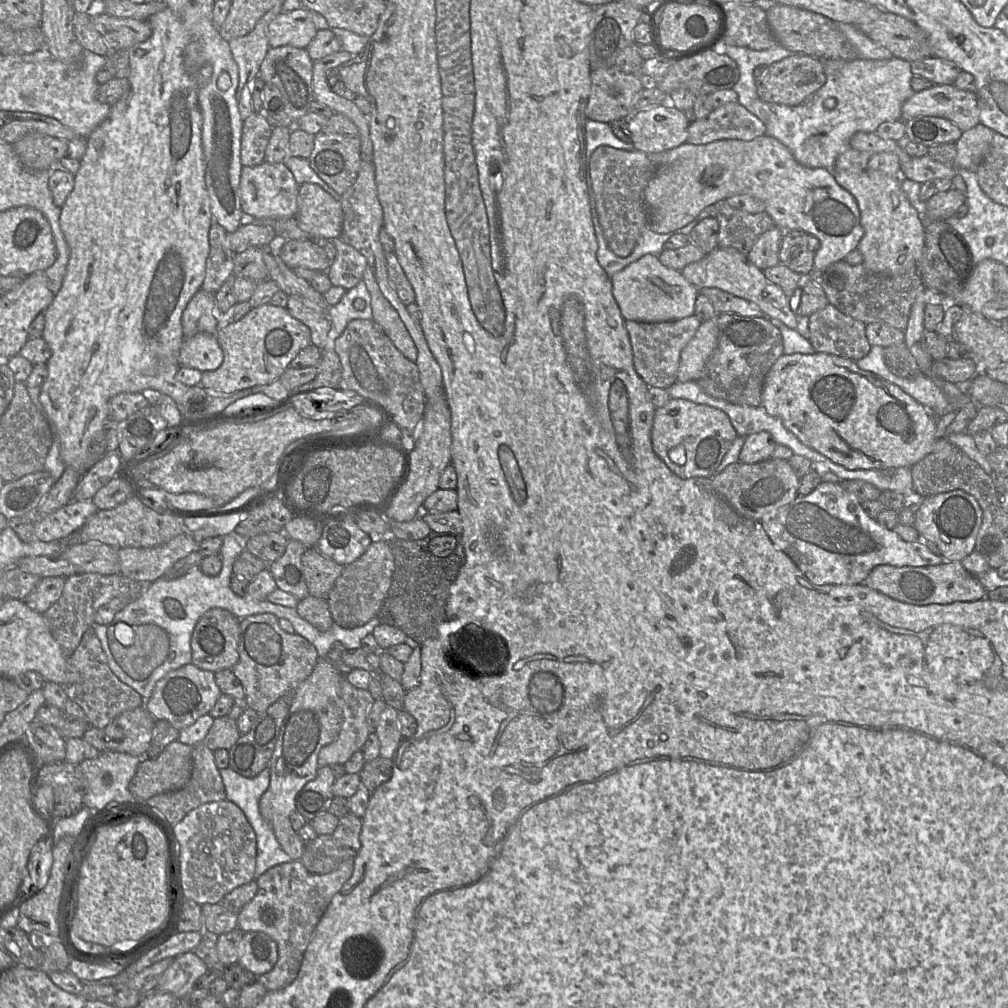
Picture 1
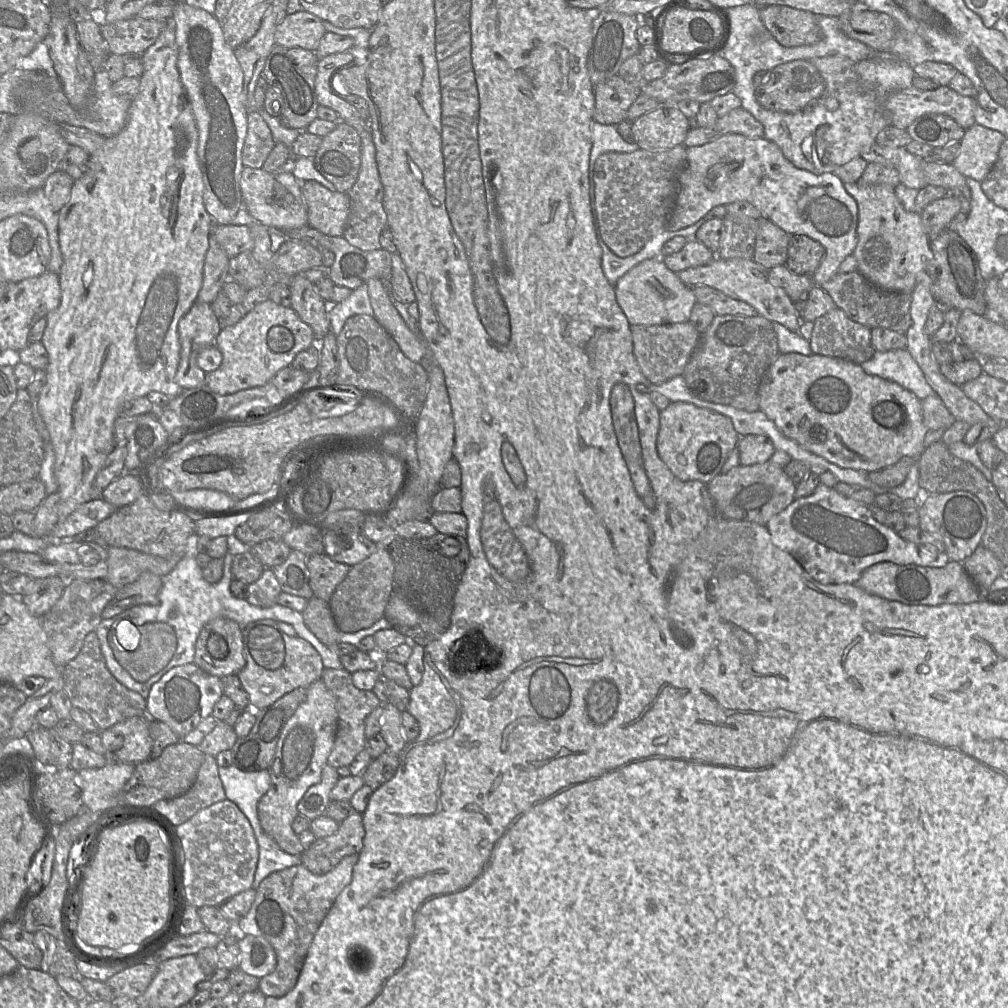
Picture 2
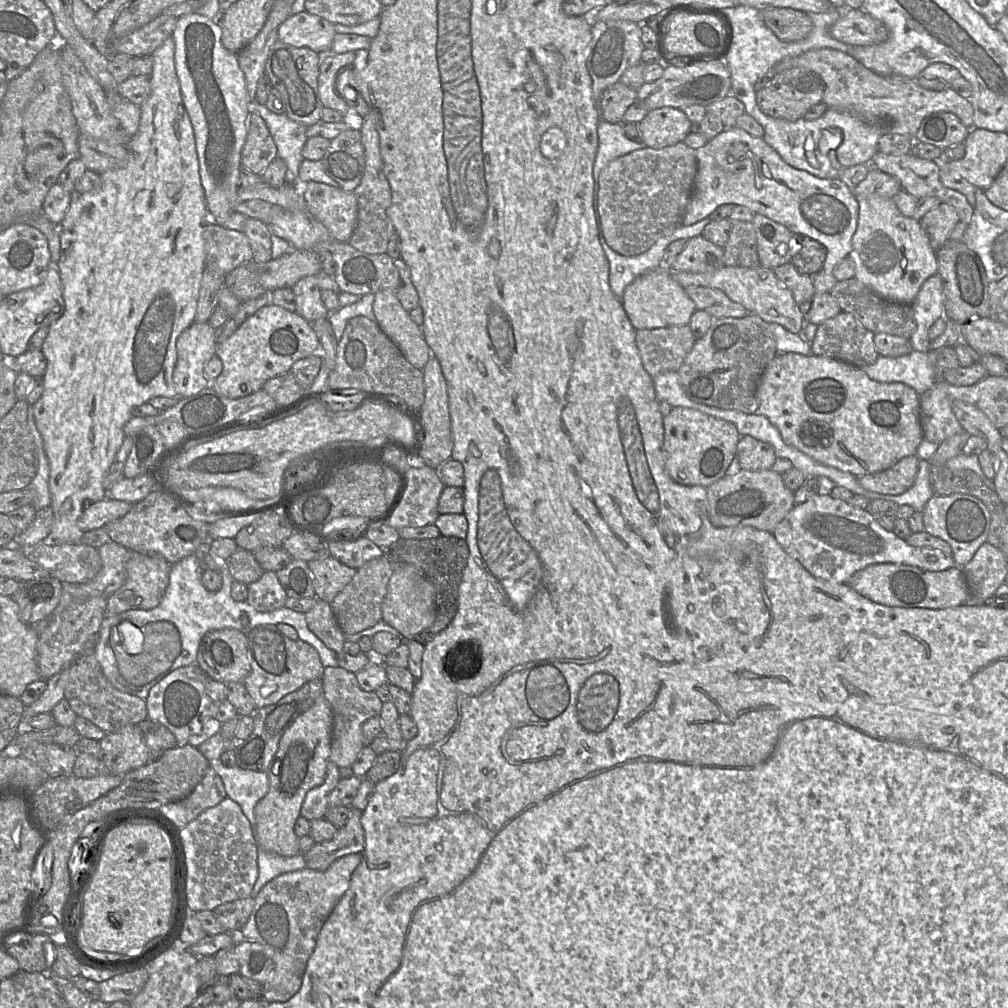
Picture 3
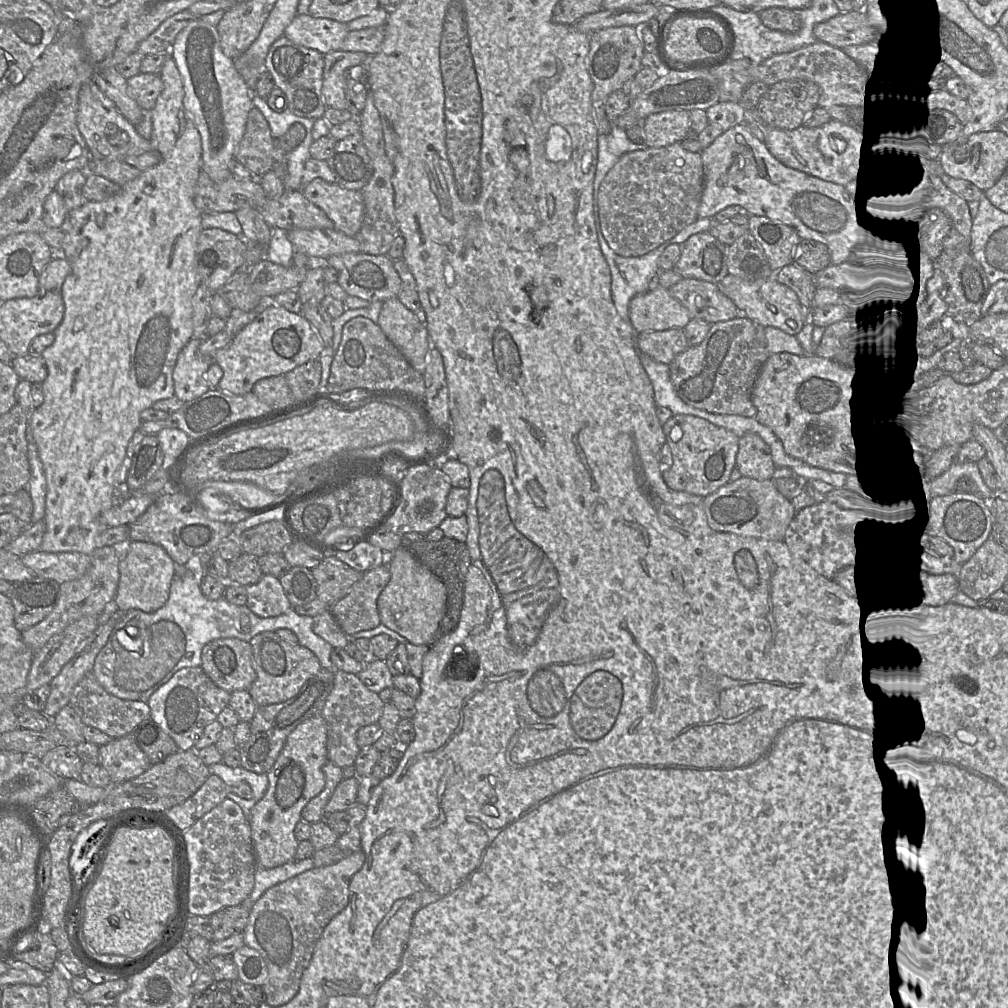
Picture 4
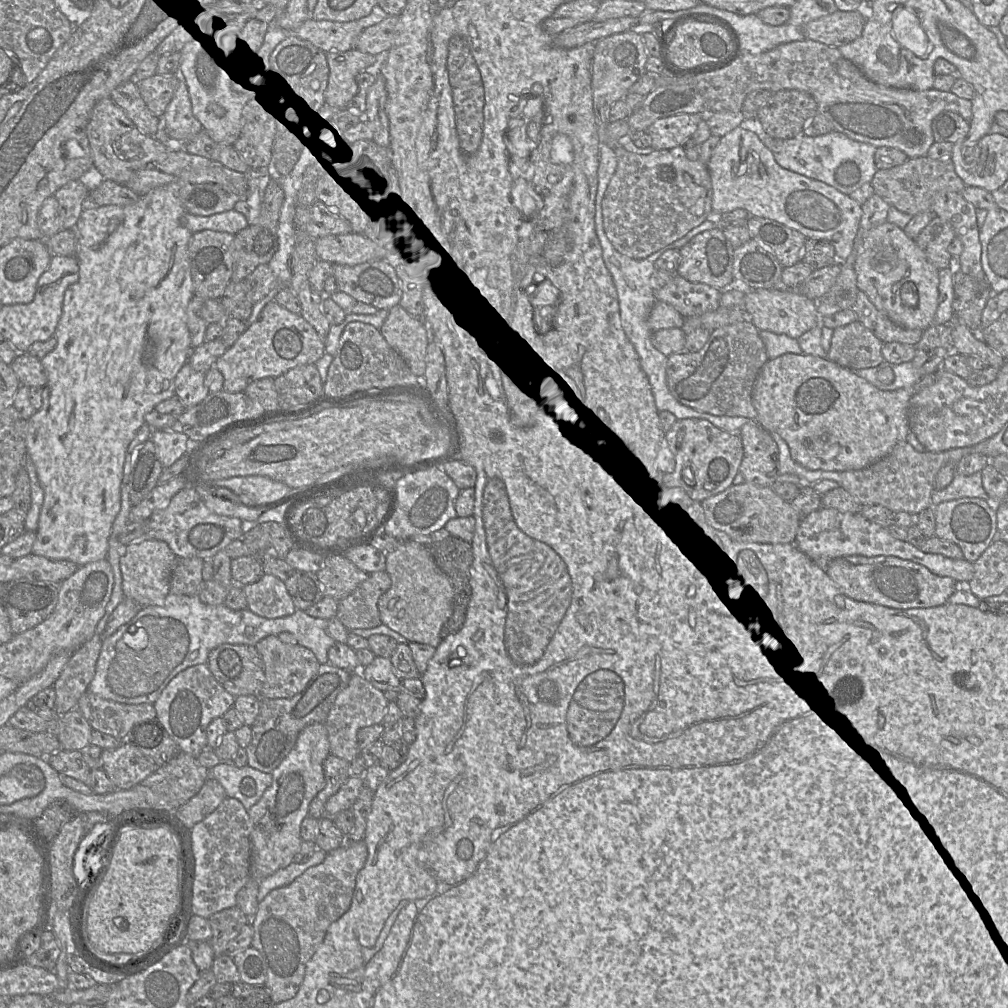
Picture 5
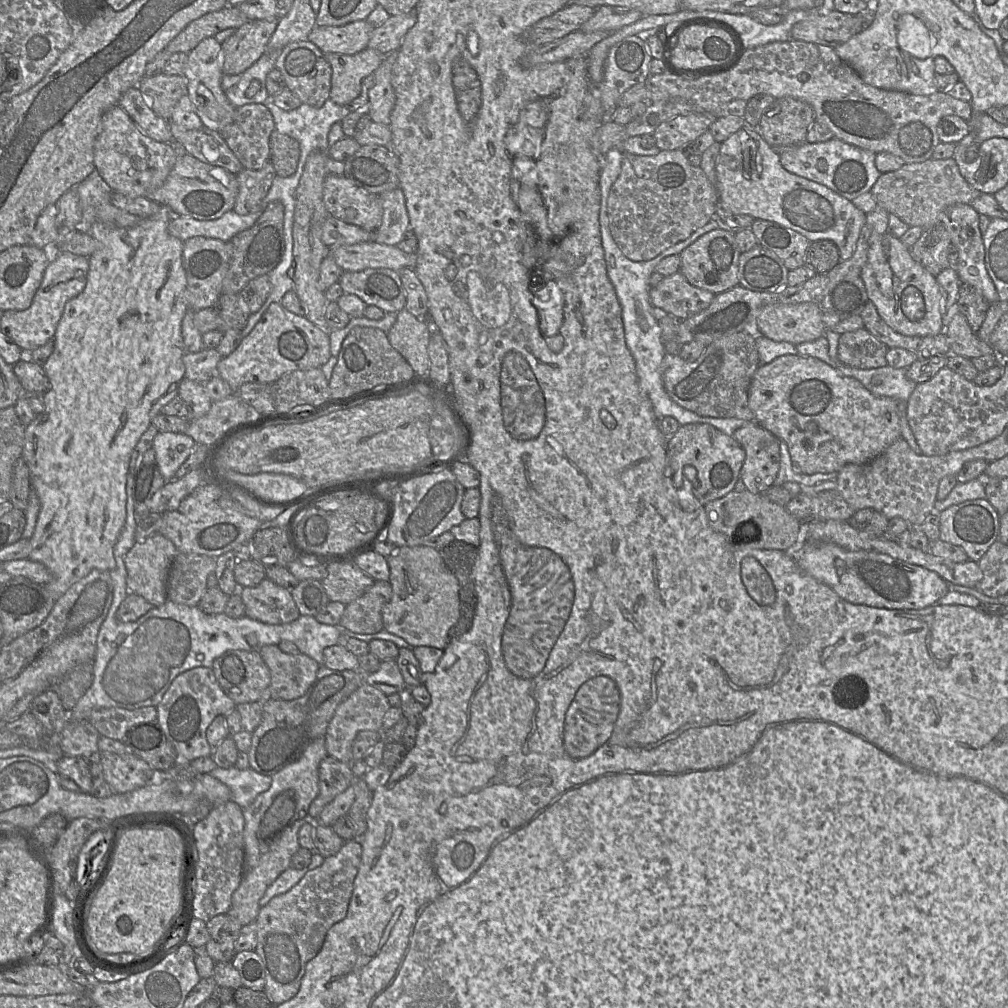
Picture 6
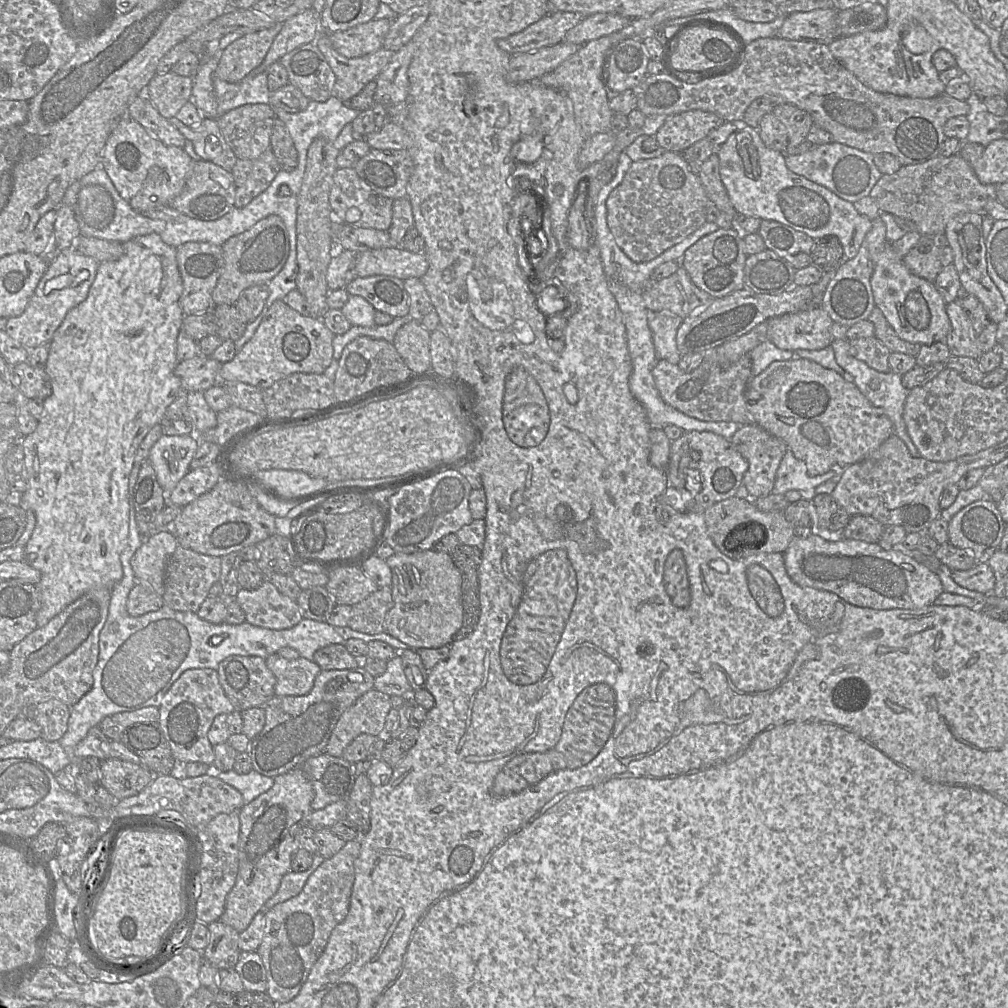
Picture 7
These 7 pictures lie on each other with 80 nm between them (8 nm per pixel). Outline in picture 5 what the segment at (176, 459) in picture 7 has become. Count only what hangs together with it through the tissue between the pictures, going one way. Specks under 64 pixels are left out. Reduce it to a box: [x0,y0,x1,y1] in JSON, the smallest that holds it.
[150,429,190,468]

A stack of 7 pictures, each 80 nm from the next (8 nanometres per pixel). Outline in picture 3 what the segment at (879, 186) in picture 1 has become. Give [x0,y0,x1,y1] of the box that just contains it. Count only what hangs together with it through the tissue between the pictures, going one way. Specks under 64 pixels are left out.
[848,195,938,304]

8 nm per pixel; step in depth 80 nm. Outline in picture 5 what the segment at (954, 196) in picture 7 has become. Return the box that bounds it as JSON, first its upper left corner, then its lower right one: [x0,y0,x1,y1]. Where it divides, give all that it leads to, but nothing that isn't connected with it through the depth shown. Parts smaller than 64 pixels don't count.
[871,156,966,216]

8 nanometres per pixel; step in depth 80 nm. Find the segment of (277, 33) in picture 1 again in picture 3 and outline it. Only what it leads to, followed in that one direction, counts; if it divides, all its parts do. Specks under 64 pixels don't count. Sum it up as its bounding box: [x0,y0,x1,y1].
[278,11,336,55]

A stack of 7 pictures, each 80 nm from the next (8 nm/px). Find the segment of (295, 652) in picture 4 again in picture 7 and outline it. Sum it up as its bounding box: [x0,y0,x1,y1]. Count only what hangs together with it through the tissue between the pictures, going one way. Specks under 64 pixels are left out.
[266,653,321,696]

